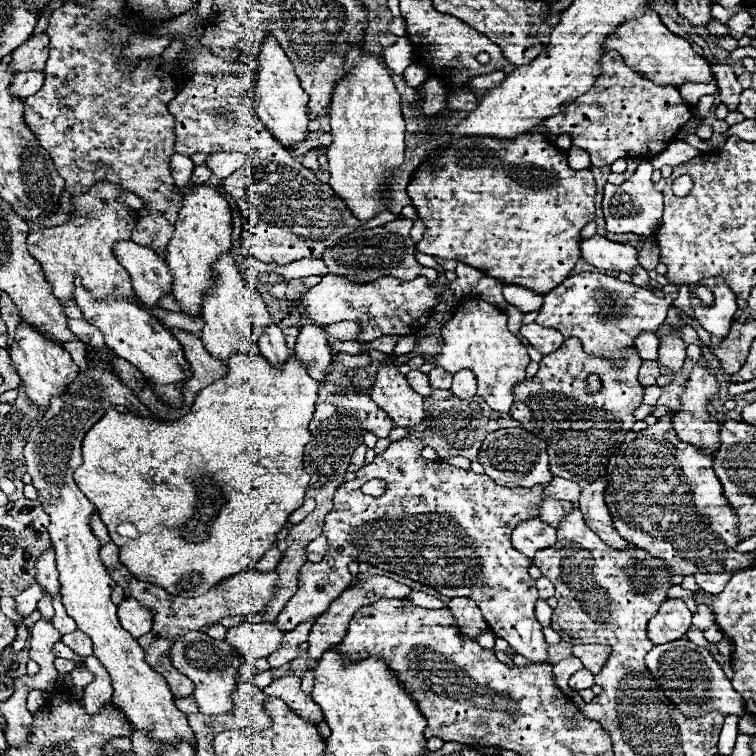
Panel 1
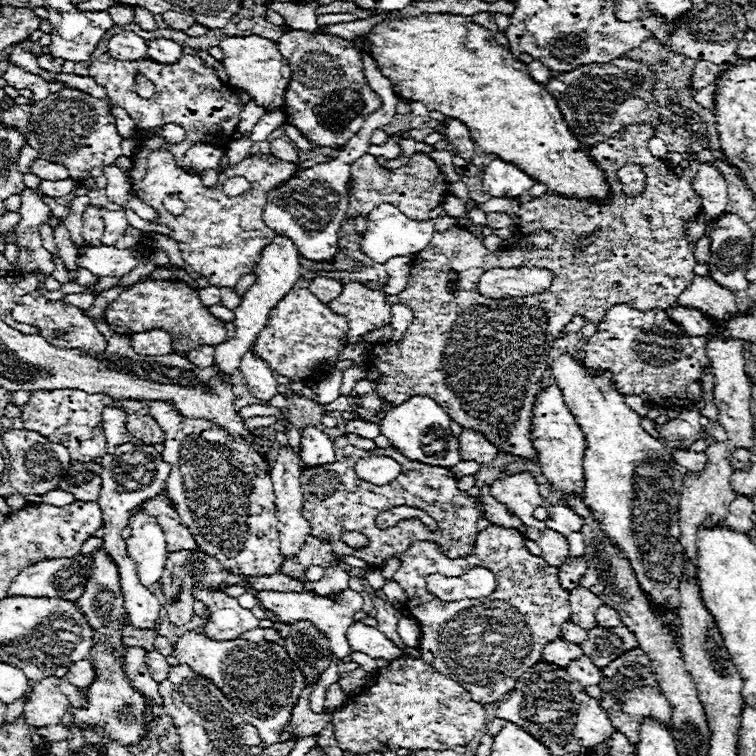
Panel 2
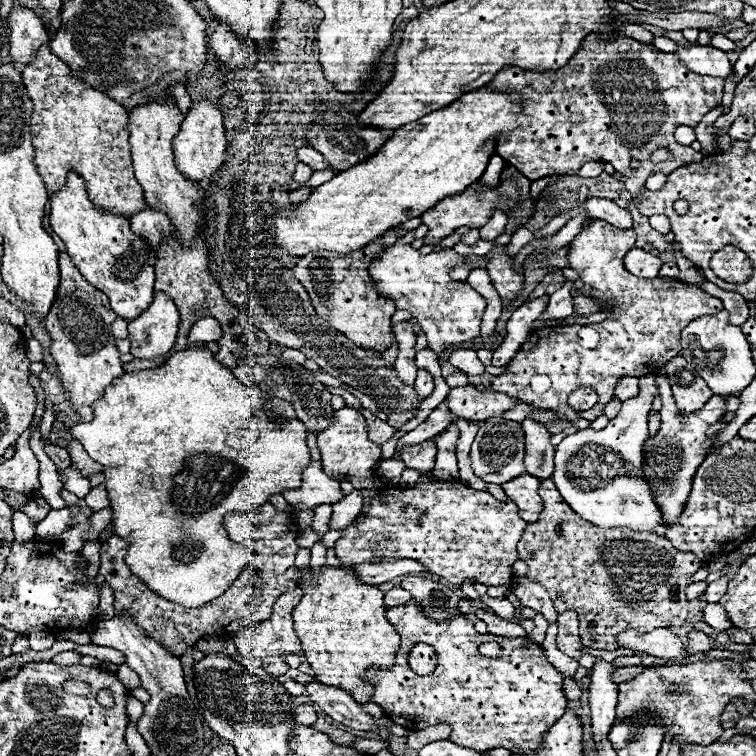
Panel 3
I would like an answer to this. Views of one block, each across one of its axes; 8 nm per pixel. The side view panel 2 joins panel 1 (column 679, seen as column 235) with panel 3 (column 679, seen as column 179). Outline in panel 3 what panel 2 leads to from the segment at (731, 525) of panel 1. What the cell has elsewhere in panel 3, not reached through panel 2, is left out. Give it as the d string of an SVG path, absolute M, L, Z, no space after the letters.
M656 374L656 384L662 396L662 426L654 438L648 440L644 446L644 480L650 484L652 494L664 512L664 524L676 522L676 518L682 514L686 498L692 488L692 478L696 474L696 468L706 458L706 448L712 445L712 436L725 428L727 423L720 421L724 416L726 398L716 398L716 394L704 404L704 408L692 412L692 414L680 414L676 408L676 402L670 392L668 378L664 374Z

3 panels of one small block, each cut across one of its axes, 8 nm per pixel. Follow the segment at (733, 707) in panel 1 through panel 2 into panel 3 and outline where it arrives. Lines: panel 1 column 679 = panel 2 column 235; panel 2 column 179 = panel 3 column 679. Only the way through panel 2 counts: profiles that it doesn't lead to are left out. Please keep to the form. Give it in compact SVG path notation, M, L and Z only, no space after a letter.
M668 628L652 630L650 634L642 634L638 630L624 630L616 634L616 644L620 648L628 648L634 652L646 652L650 656L662 658L662 660L682 660L686 658L686 650L676 634L672 634Z

